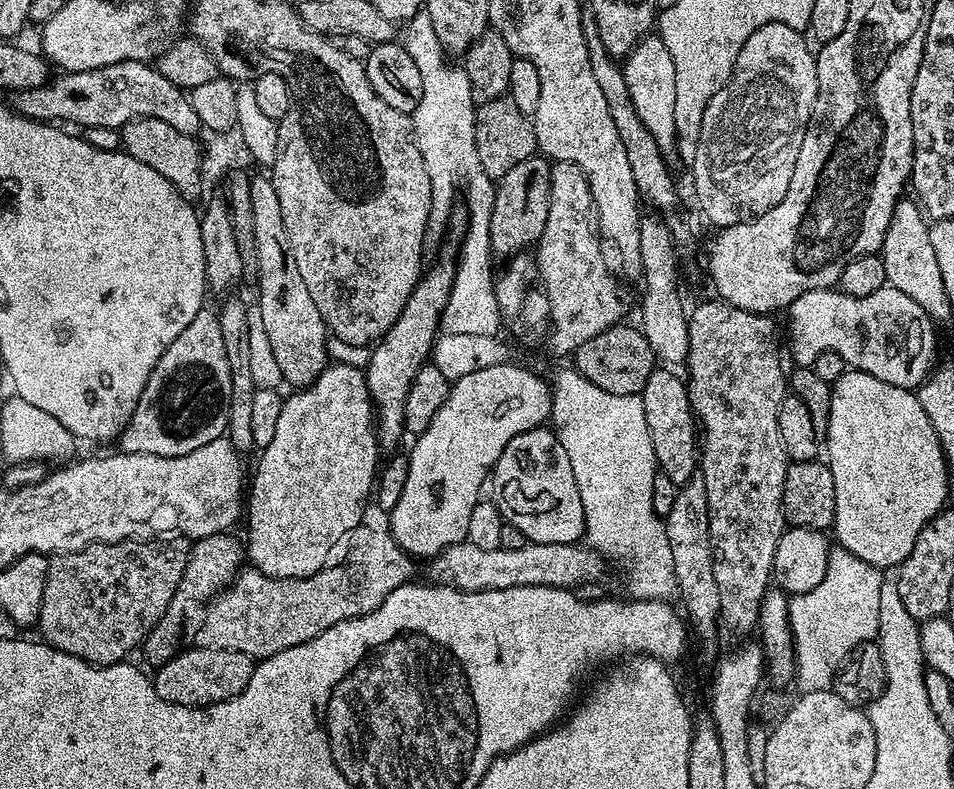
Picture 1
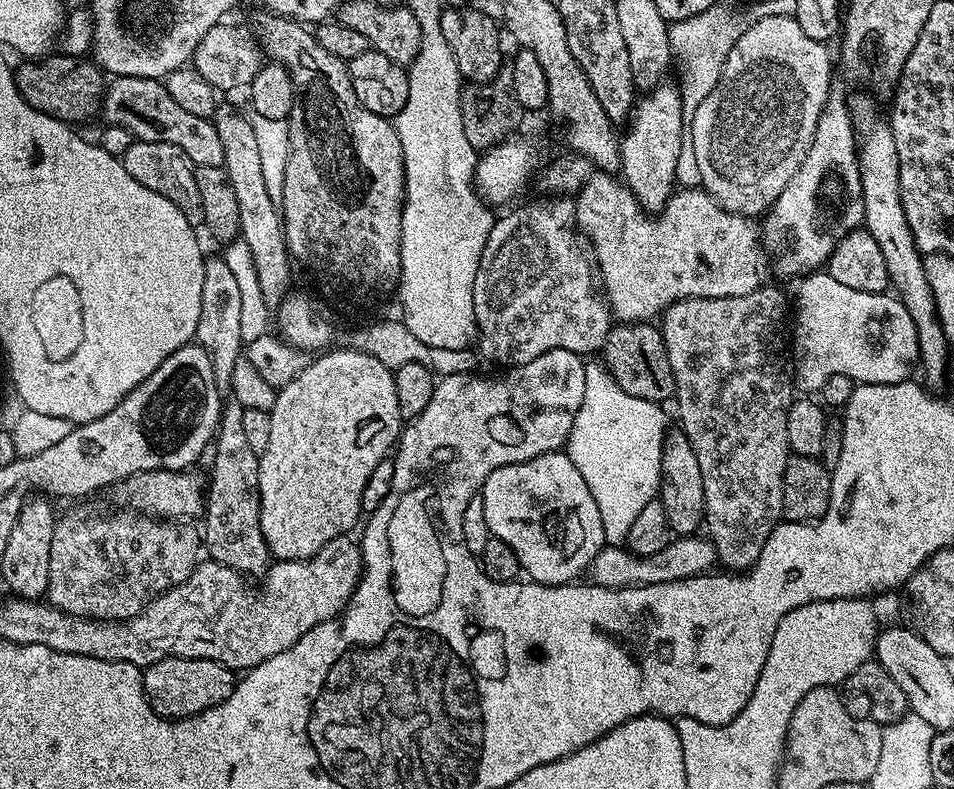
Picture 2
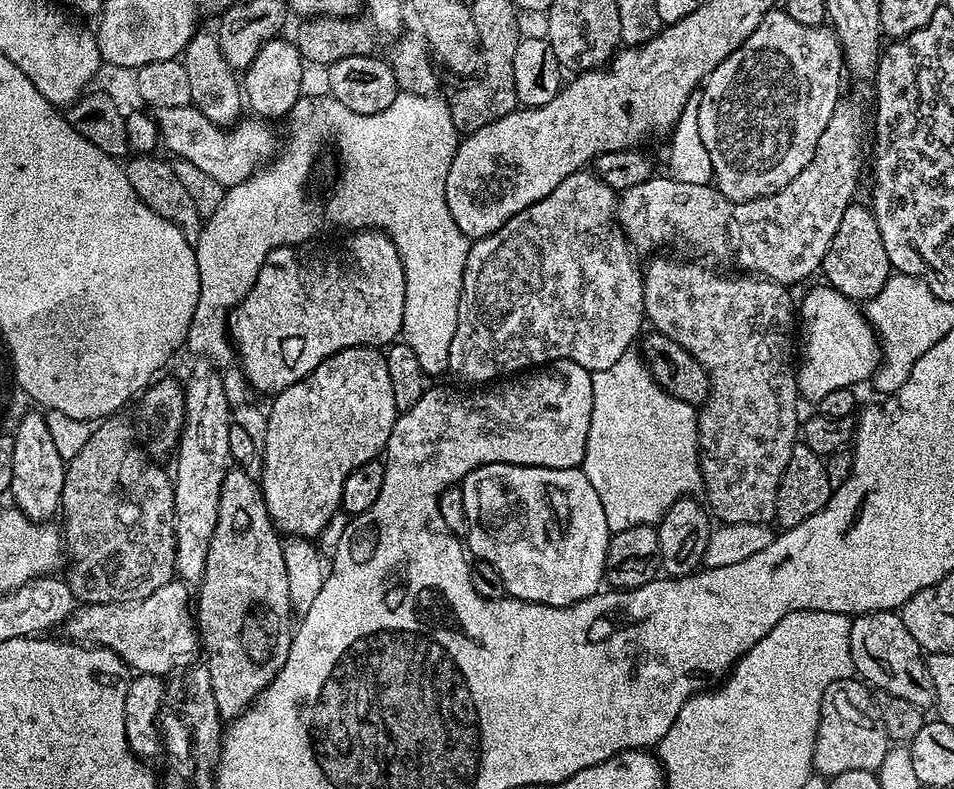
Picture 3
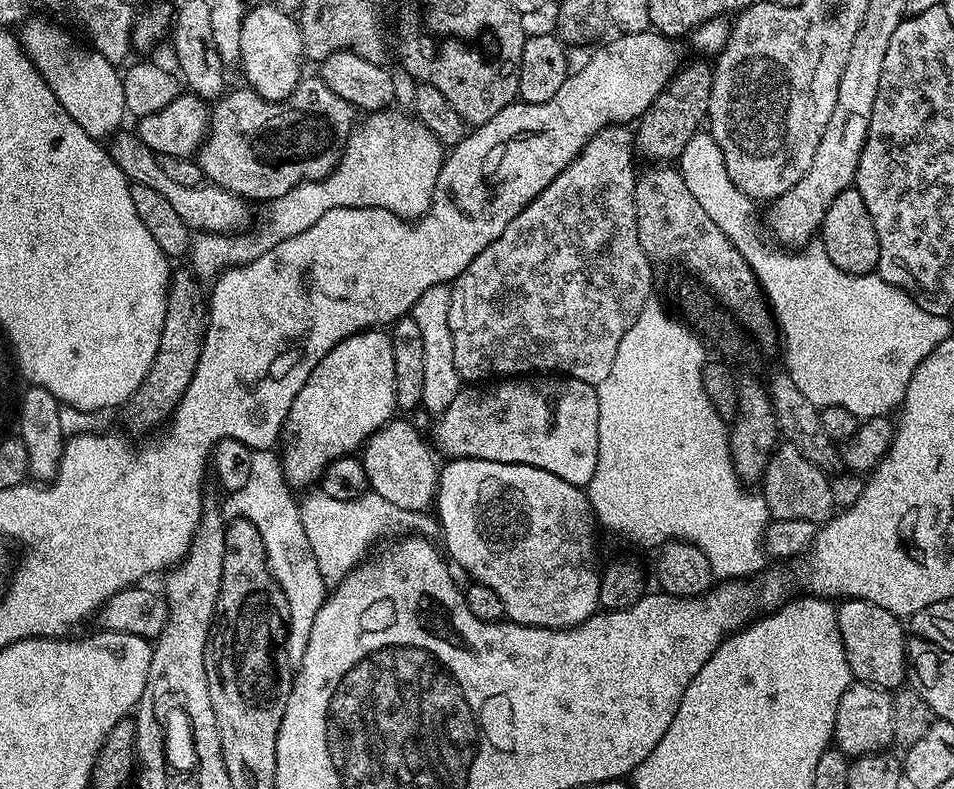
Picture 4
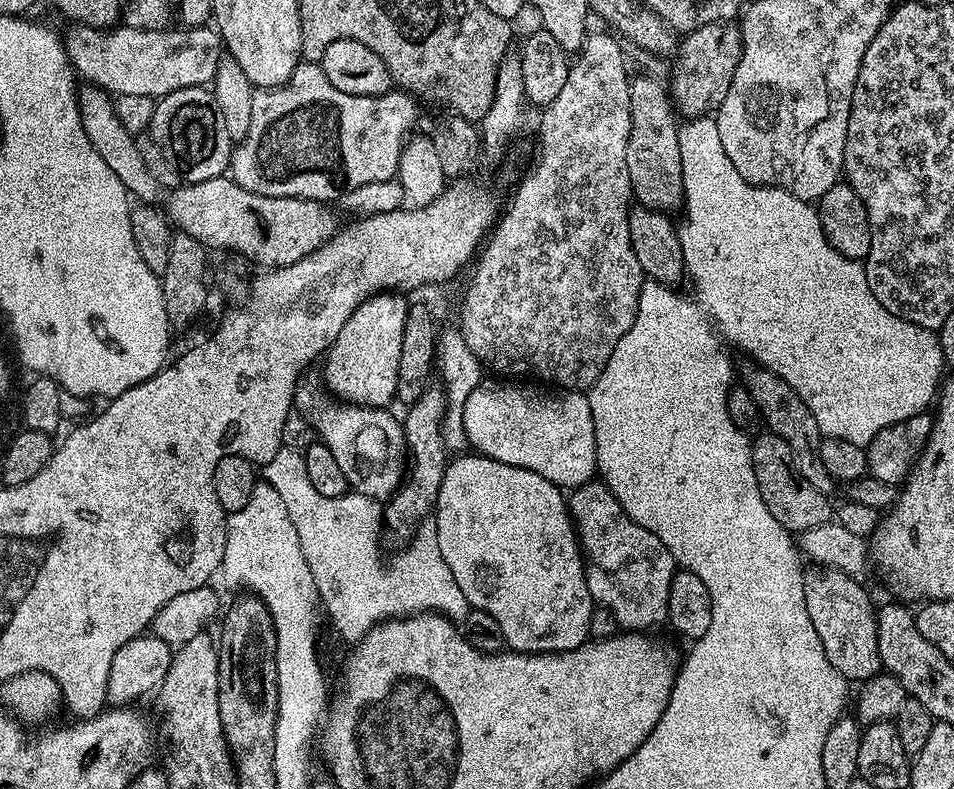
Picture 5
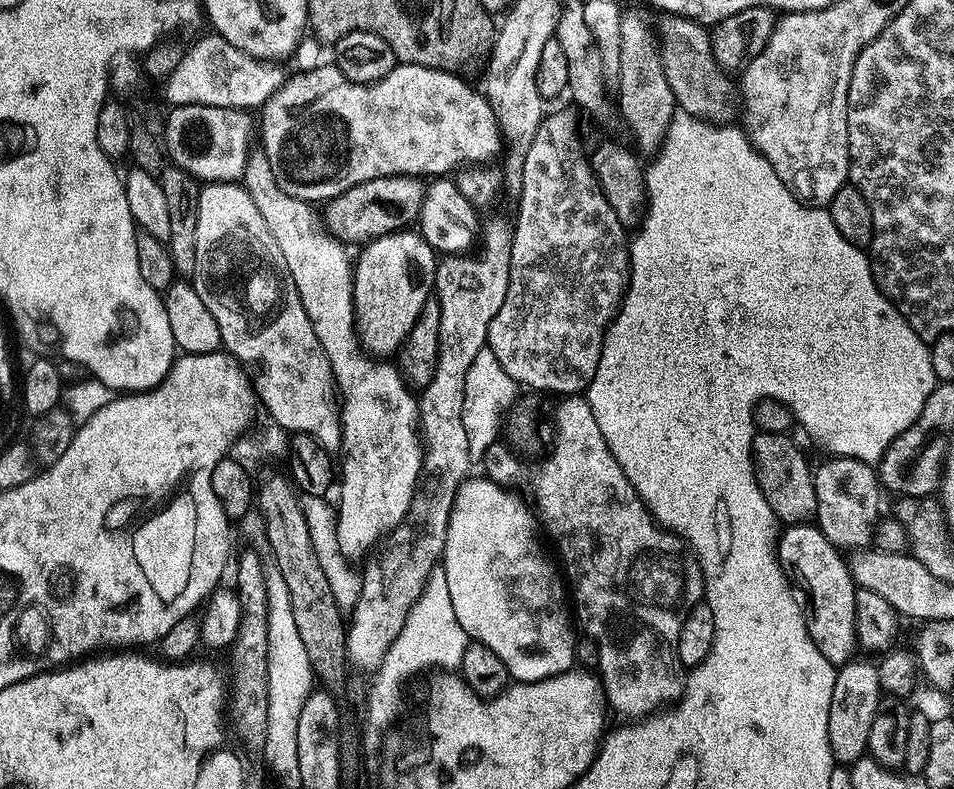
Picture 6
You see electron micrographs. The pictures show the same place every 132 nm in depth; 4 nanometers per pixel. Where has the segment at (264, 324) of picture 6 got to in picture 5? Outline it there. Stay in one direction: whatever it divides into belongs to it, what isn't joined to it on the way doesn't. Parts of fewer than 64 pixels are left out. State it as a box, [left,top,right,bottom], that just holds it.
[295,383,408,501]

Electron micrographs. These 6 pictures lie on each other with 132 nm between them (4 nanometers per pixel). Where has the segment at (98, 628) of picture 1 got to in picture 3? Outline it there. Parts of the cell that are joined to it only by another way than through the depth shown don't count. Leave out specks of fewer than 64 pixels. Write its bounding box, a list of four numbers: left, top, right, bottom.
[60,414,176,605]

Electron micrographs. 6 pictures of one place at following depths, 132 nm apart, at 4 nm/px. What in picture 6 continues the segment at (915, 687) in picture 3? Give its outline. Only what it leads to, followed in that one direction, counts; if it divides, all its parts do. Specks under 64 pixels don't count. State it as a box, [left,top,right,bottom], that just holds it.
[778,522,858,666]

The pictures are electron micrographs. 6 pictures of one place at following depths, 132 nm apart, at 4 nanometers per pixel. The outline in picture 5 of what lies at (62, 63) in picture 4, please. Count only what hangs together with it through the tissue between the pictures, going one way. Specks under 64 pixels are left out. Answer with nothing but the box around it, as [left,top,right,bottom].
[78,86,158,202]

